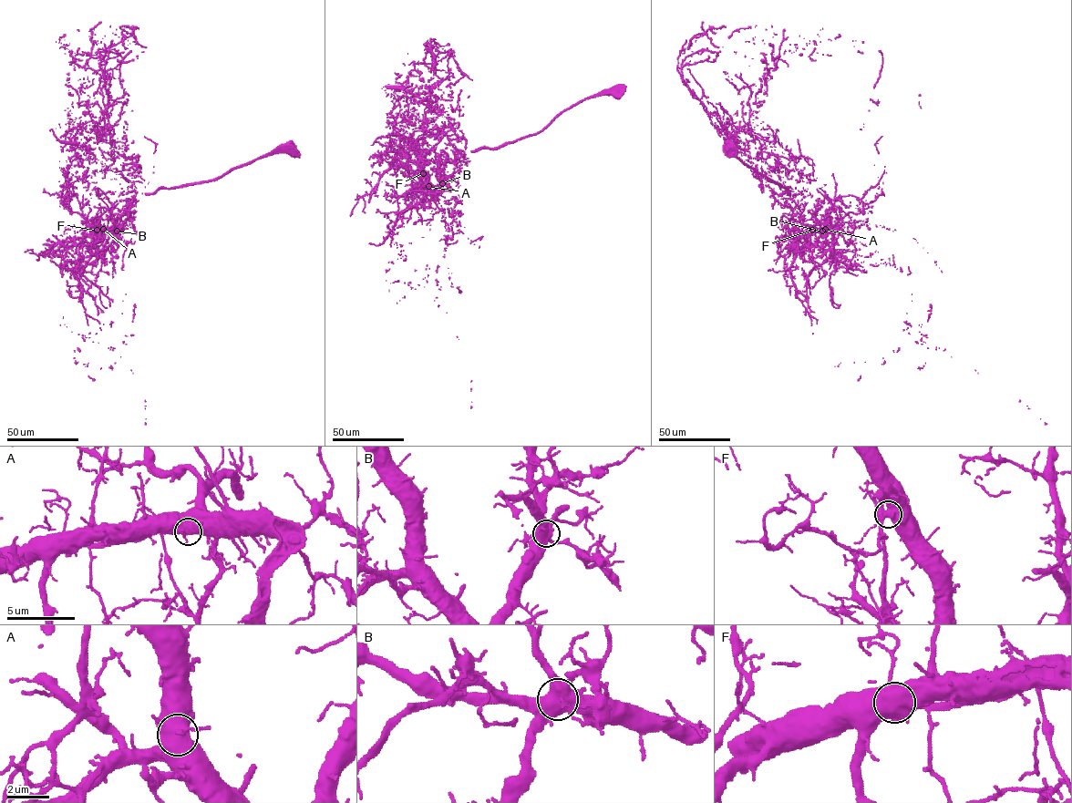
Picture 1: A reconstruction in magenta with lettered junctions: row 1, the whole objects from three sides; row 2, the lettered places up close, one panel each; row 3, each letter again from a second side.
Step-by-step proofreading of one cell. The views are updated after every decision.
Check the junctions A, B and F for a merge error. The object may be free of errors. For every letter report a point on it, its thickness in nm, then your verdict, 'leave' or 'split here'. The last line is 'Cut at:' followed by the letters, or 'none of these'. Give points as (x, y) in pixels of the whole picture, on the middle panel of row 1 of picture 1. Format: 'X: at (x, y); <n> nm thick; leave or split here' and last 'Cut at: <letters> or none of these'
A: at (428, 186); 550 nm thick; leave
B: at (442, 183); 600 nm thick; leave
F: at (423, 173); 650 nm thick; split here
Cut at: F

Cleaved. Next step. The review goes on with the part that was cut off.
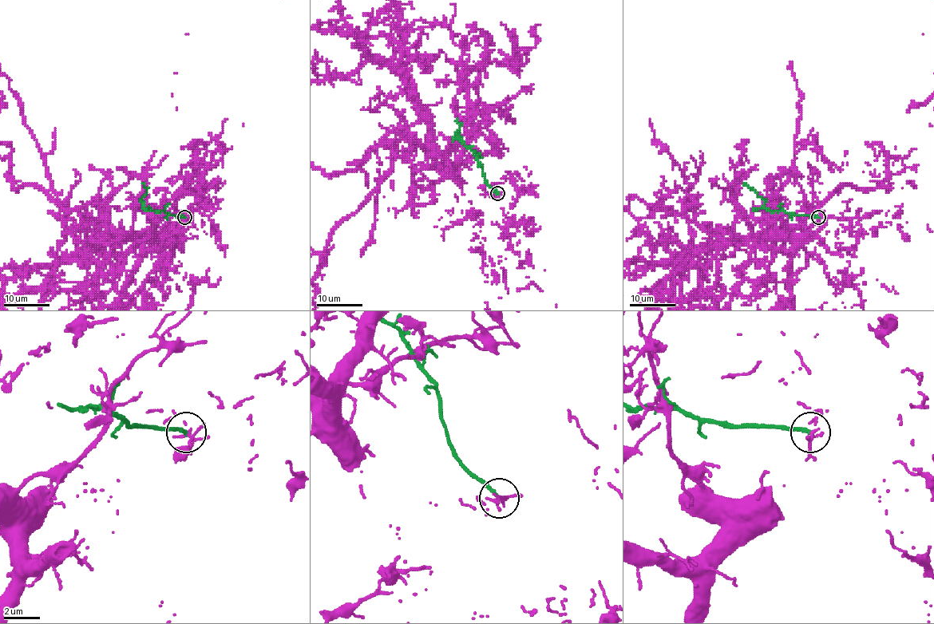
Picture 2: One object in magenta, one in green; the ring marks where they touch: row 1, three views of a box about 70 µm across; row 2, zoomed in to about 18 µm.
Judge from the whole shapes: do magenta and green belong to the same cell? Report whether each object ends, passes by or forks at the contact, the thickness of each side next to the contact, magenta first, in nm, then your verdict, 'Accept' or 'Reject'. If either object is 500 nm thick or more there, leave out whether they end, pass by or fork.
At the ring magenta passes by. At the ring green ends. Thickness 170 nm (magenta) against 200 nm. Reject

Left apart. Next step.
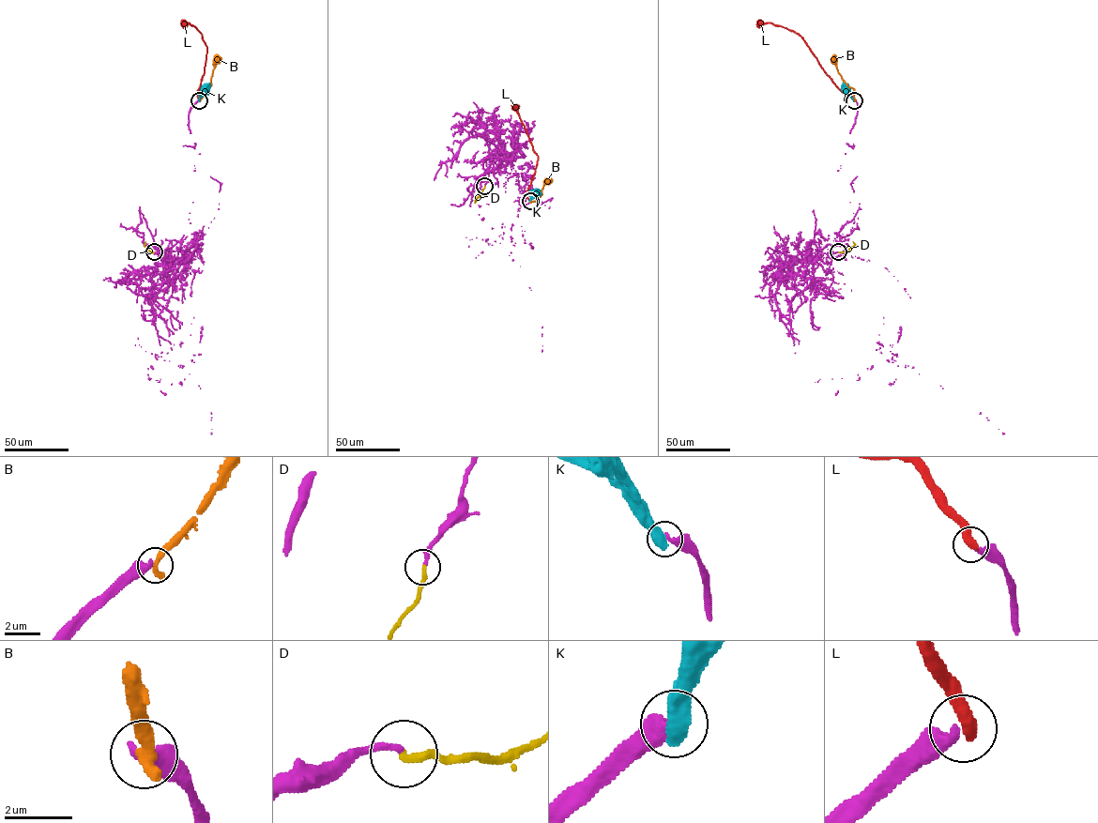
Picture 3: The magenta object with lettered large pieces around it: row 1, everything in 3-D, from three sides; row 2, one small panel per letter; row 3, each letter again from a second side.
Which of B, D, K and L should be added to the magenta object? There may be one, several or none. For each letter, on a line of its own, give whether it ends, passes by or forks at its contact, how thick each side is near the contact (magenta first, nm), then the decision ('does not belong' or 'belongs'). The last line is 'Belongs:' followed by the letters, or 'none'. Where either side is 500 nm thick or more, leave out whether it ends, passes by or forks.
B: it ends there; 480 nm thick on the magenta side, 480 nm on the other; does not belong
D: it ends there; 200 nm thick on the magenta side, 240 nm on the other; belongs
K: 400 nm thick on the magenta side, 650 nm on the other; does not belong
L: 320 nm thick on the magenta side, 500 nm on the other; does not belong
Belongs: D

